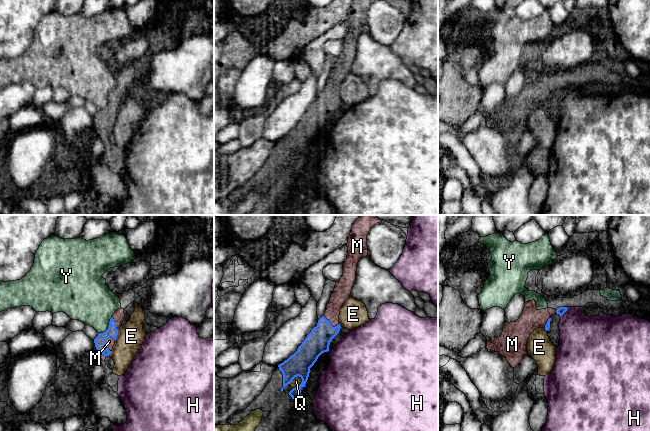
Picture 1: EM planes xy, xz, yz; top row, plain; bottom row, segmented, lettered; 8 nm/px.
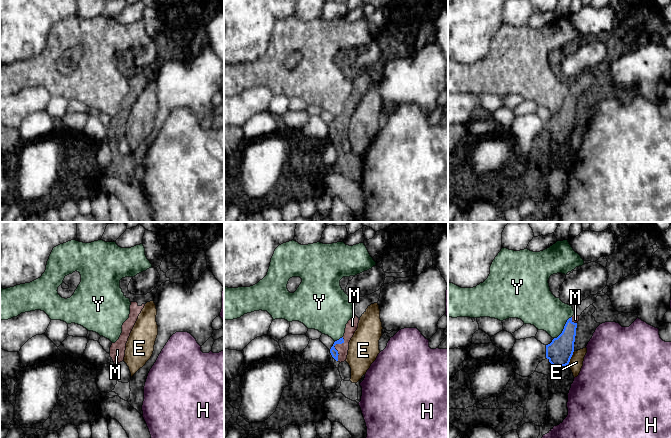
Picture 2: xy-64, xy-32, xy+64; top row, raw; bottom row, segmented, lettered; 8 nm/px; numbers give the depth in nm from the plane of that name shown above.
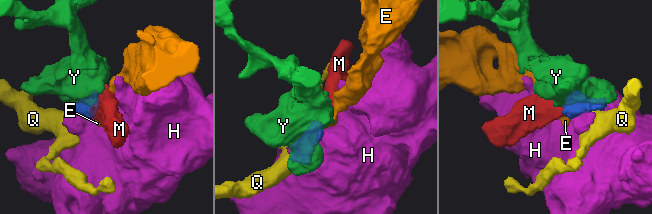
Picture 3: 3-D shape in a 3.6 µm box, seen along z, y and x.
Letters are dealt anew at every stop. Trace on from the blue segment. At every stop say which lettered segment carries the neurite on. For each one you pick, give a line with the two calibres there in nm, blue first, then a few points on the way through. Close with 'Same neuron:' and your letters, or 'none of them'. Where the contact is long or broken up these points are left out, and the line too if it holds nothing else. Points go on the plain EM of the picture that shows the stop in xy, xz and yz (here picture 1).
M: Thickness 100 nm (blue) against 70 nm. Path across: xy (100, 117), (106, 120), (110, 118)
Same neuron: M

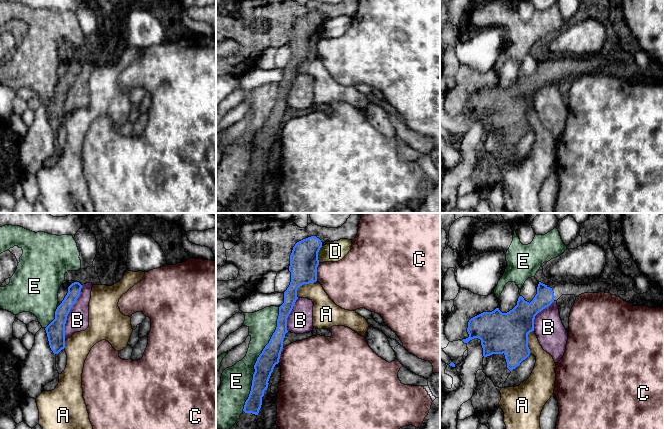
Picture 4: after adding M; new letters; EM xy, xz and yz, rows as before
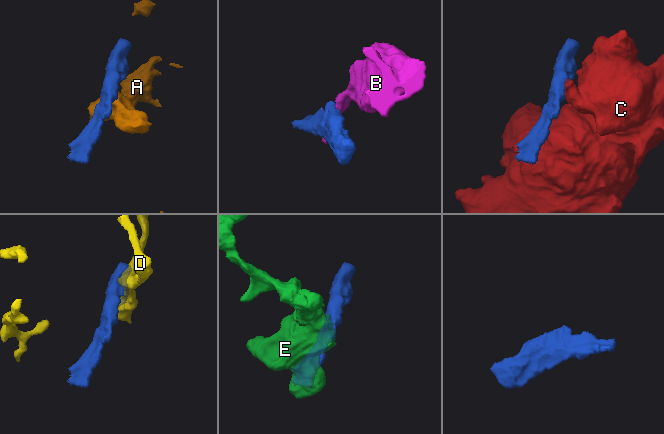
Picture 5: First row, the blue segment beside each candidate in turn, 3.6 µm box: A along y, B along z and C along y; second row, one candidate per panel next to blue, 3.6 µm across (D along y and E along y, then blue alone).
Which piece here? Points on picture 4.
Same neuron: none of them

